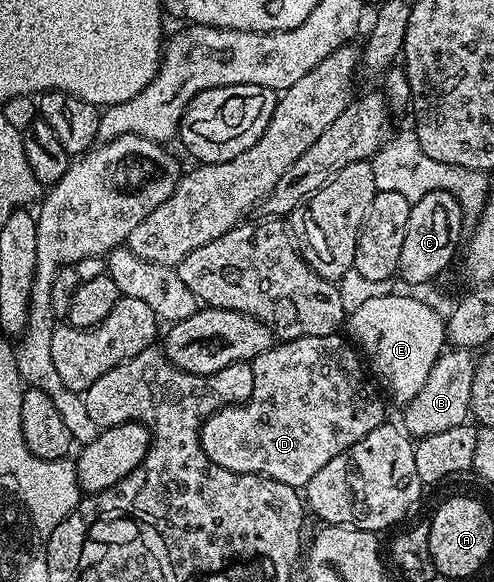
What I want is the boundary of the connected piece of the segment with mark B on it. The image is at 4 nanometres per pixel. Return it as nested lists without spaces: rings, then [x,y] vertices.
[[[452,347],[433,362],[429,378],[421,390],[402,409],[402,427],[408,436],[422,438],[429,434],[441,434],[441,430],[450,430],[453,426],[468,423],[471,395],[473,394],[473,374],[476,357],[468,349]]]

